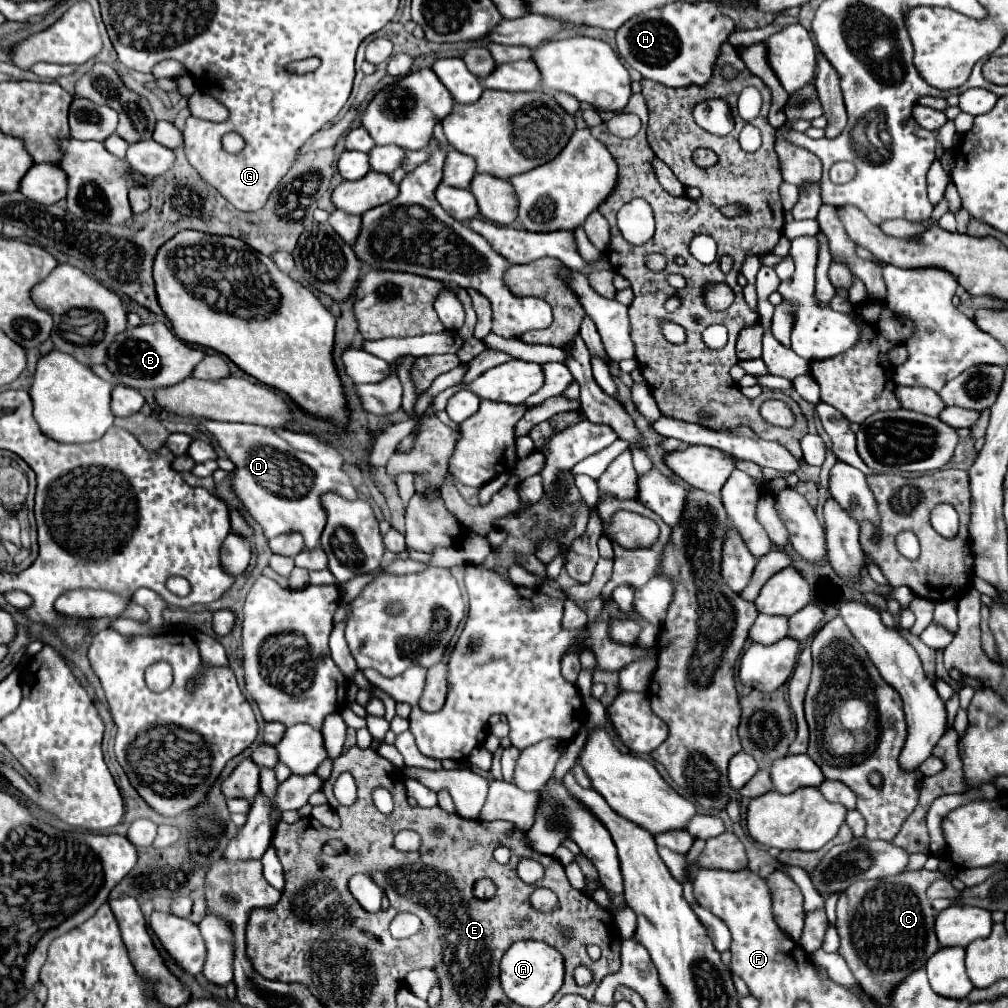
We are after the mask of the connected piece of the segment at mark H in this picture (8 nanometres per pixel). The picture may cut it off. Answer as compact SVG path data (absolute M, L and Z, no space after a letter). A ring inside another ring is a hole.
M672 2L658 10L636 14L626 24L622 24L616 30L616 46L620 56L648 80L656 80L672 88L692 86L692 84L706 86L712 78L712 70L716 58L720 56L720 48L722 44L728 42L730 32L734 32L734 22L732 18L720 12L720 6L716 2Z

